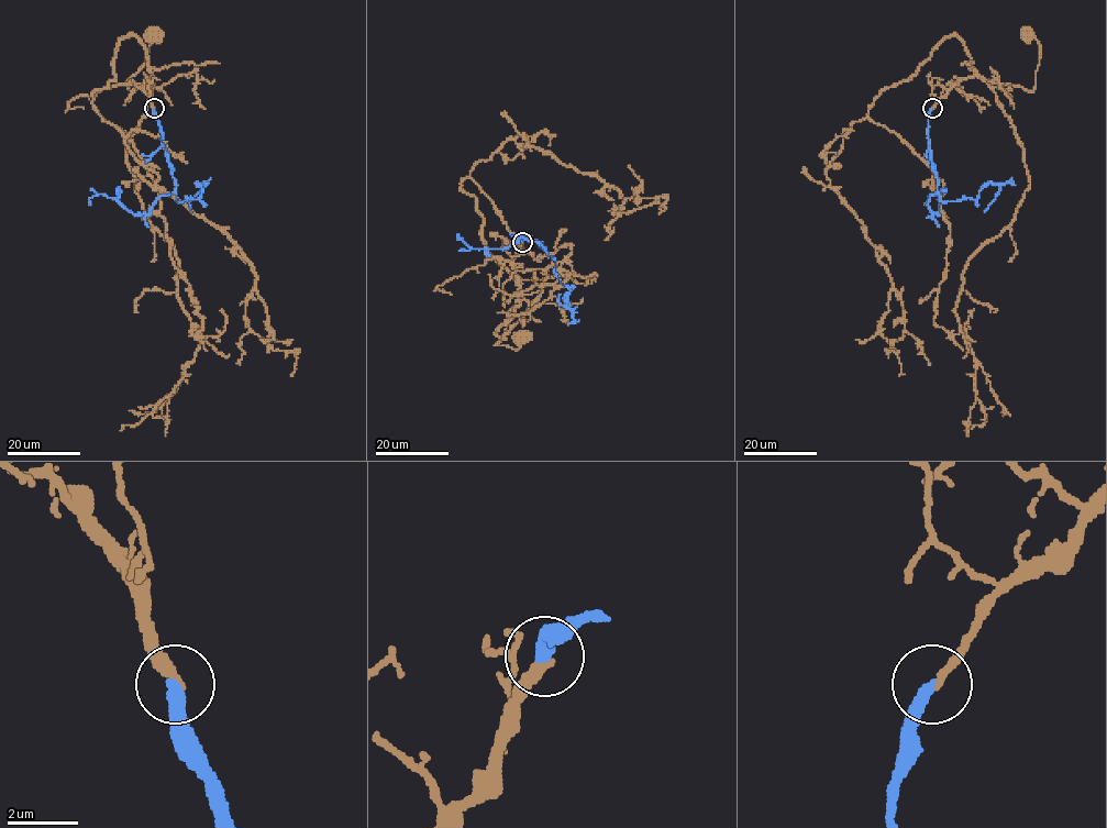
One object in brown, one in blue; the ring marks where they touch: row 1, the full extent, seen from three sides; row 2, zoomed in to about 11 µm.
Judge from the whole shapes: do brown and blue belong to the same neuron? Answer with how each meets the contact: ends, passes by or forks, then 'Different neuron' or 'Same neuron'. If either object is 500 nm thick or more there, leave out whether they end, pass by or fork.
At the ring brown ends. At the ring blue ends. Same neuron

